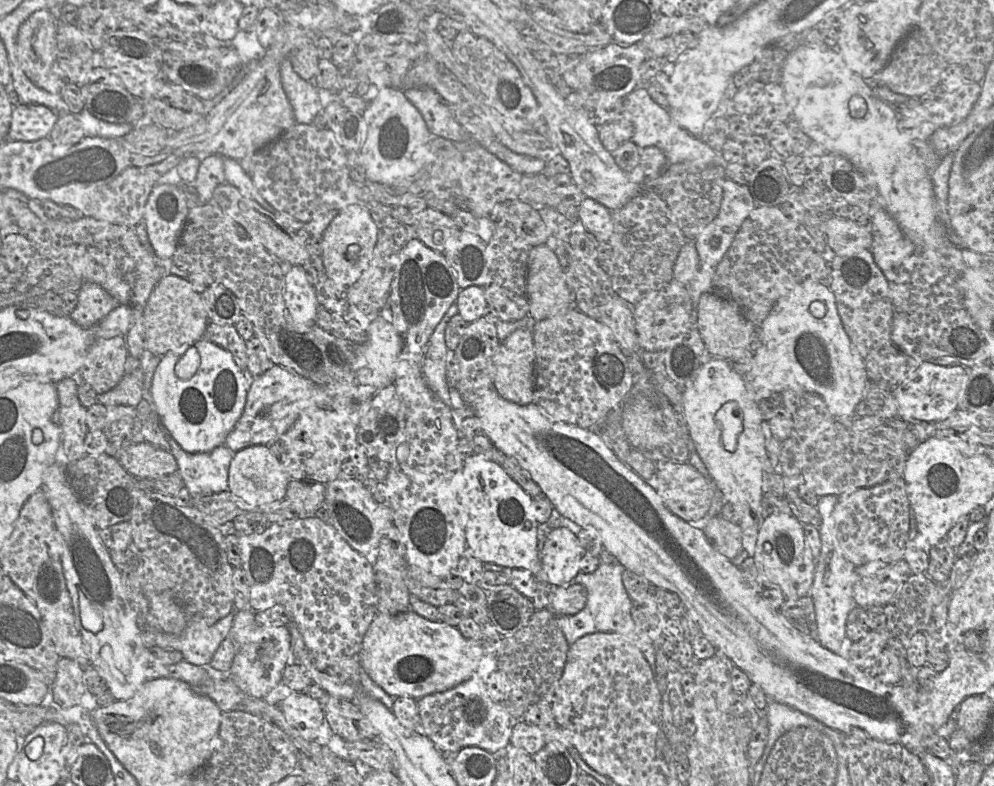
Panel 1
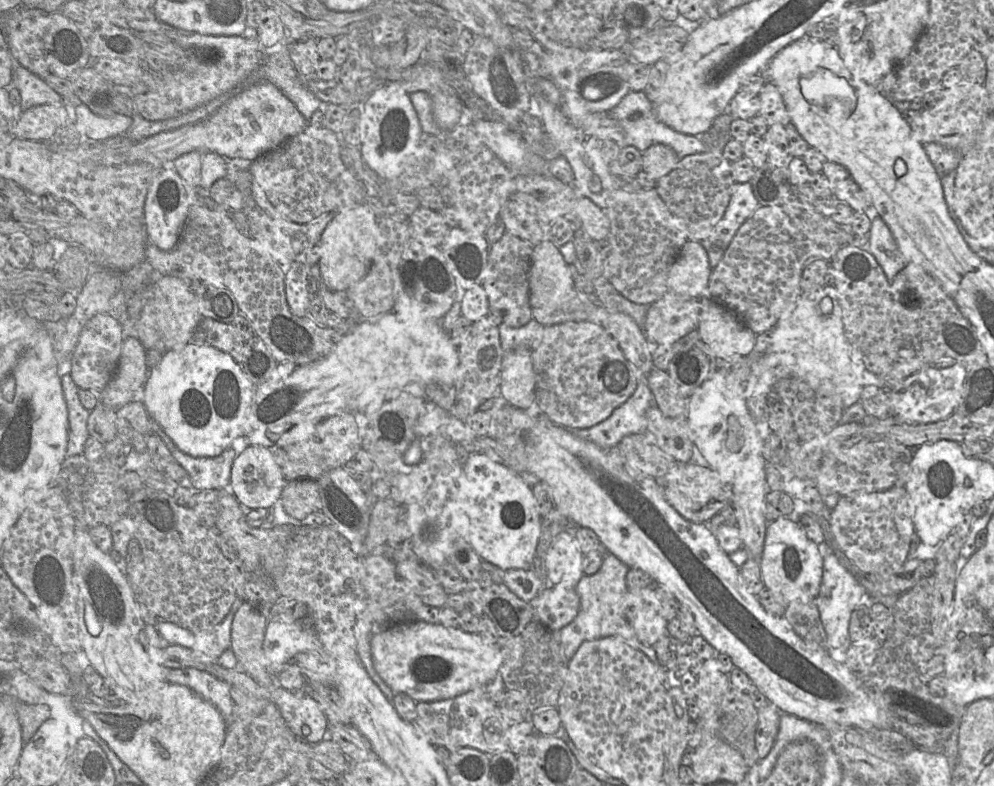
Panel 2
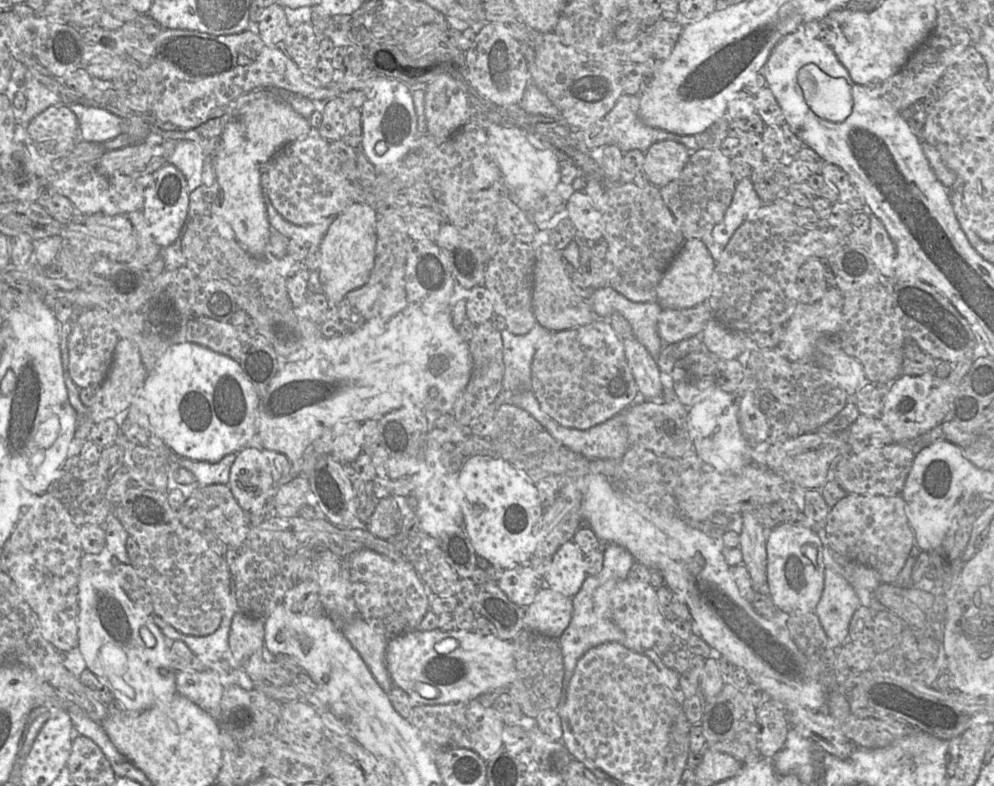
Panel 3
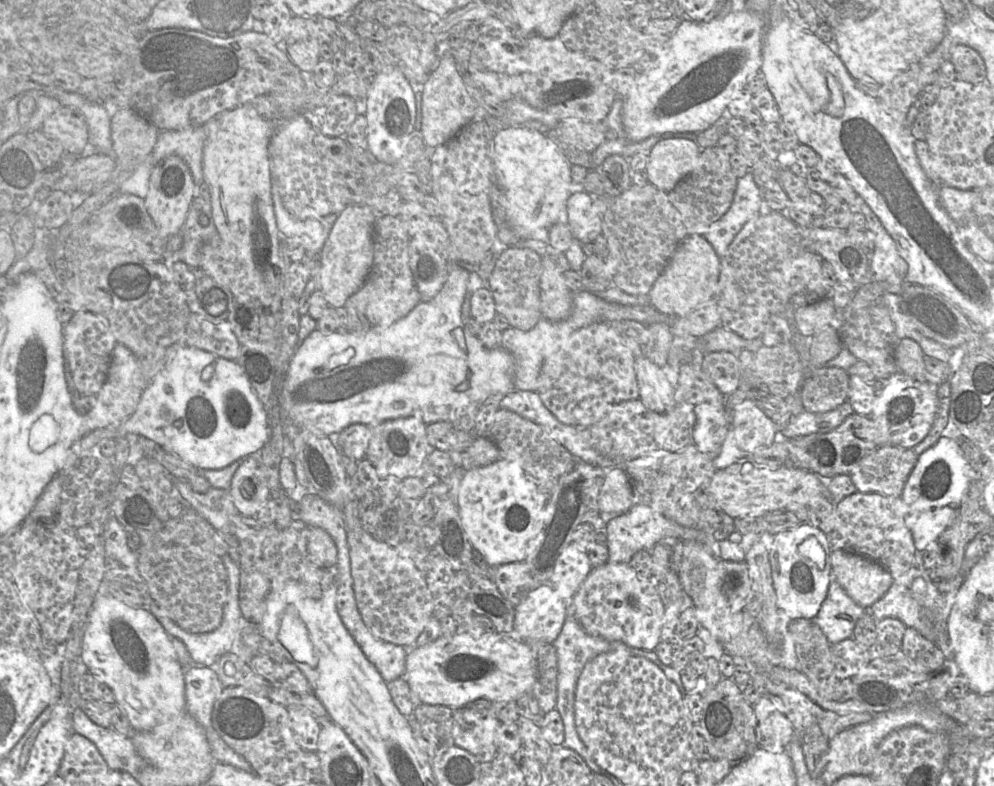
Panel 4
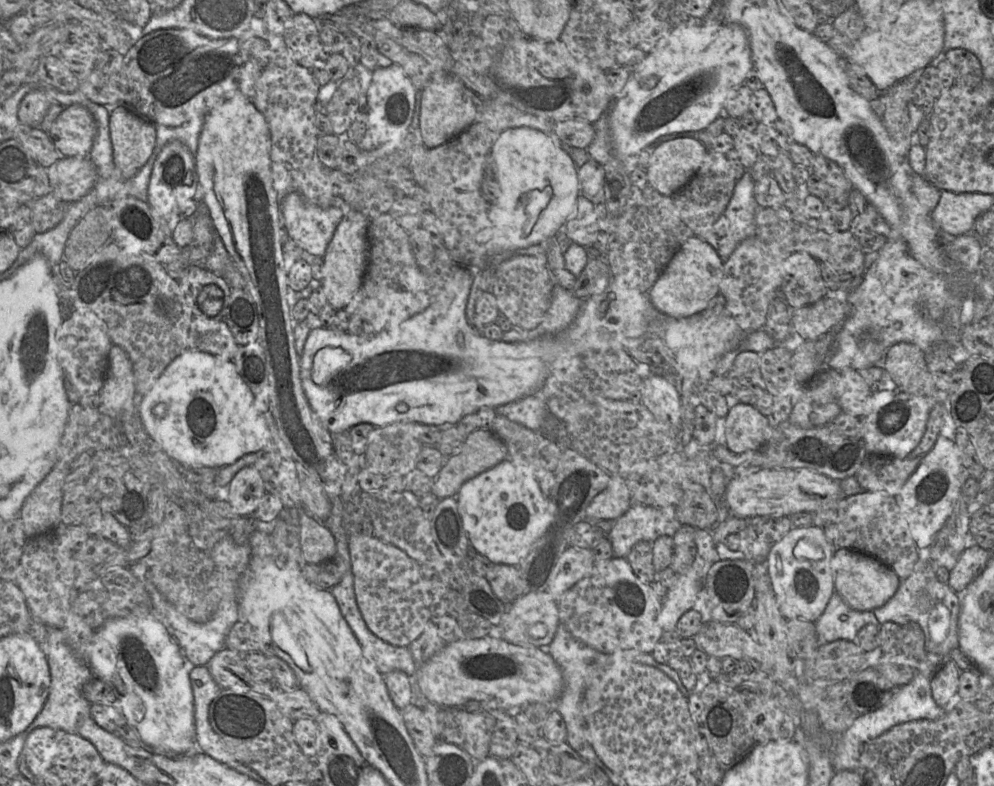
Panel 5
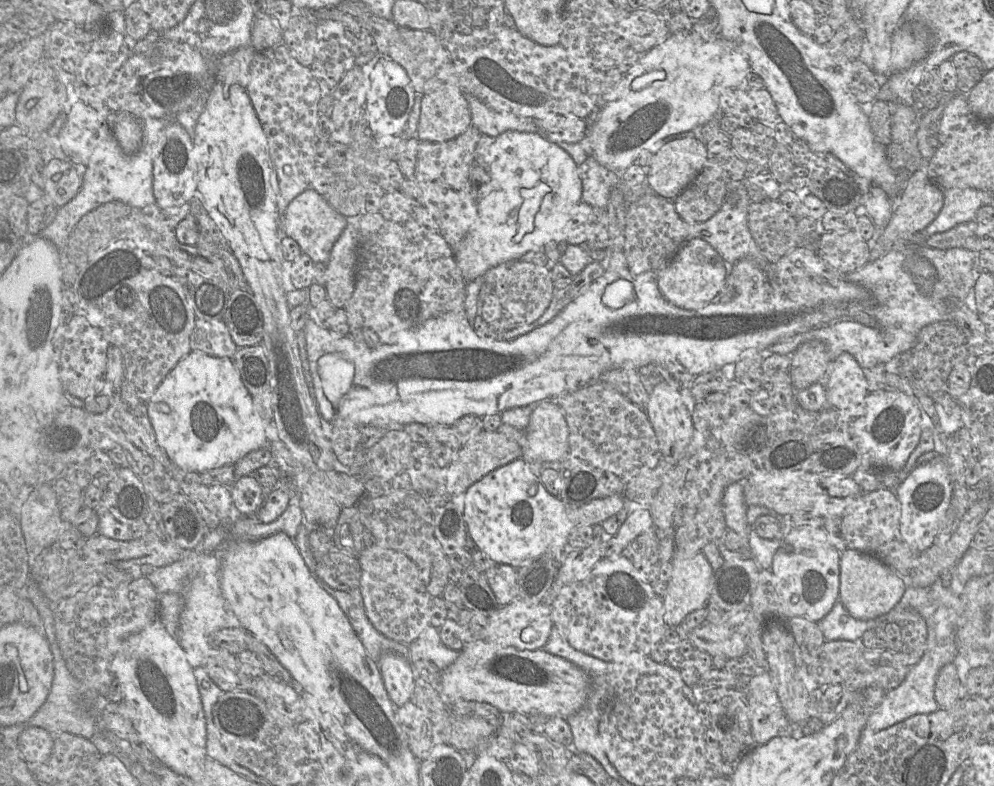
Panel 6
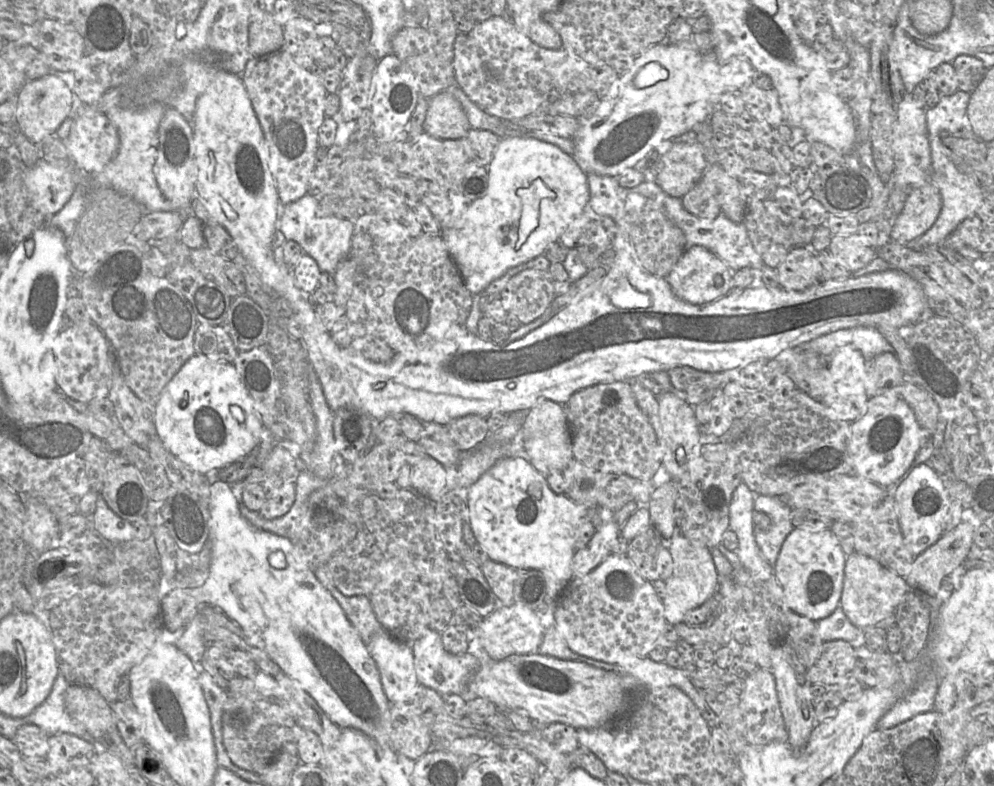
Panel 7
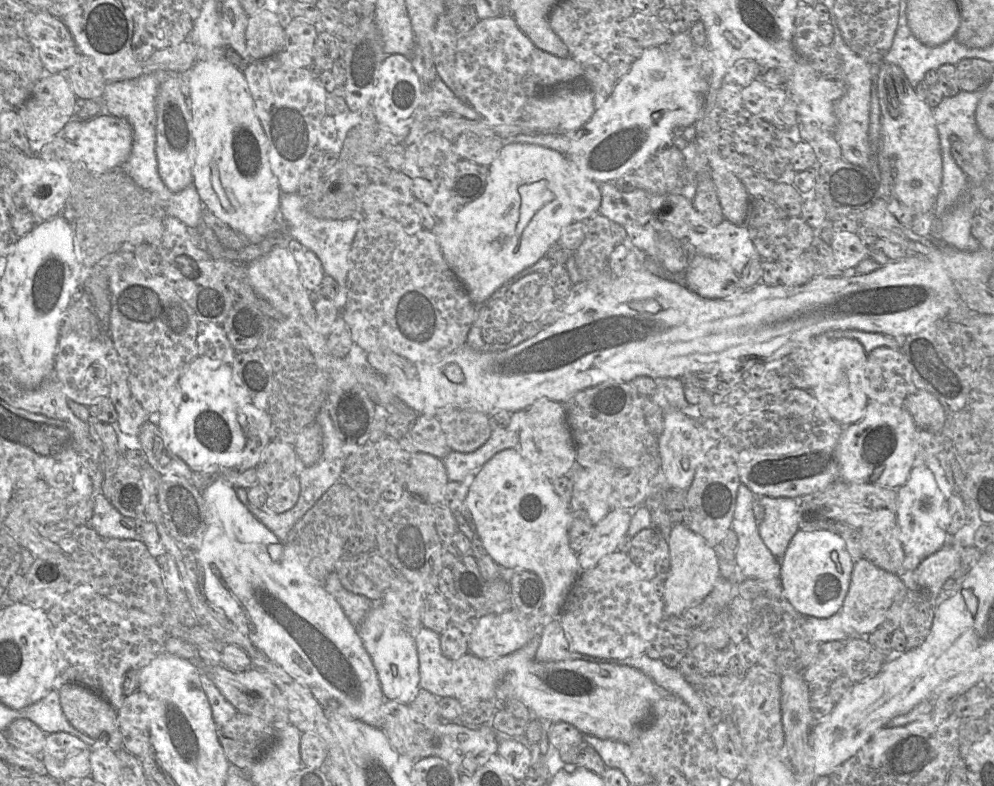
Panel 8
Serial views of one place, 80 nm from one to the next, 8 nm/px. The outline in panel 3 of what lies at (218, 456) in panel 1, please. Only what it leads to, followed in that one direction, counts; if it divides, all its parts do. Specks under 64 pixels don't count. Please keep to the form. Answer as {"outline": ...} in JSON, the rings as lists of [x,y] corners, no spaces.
{"outline":[[[162,439],[160,441],[175,456],[179,466],[192,472],[198,486],[208,486],[212,484],[224,484],[229,486],[230,471],[236,459],[236,453],[228,454],[216,463],[194,461],[176,455]]]}

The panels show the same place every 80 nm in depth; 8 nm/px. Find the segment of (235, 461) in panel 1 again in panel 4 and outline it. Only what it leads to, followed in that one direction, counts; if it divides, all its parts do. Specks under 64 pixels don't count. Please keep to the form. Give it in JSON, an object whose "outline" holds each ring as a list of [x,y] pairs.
{"outline":[[[252,456],[242,460],[229,488],[233,503],[243,516],[253,517],[269,498],[268,480],[261,464]]]}

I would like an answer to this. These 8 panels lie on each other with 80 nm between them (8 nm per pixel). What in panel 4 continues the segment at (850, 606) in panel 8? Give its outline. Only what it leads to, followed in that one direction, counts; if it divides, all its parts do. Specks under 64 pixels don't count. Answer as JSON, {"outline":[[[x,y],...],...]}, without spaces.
{"outline":[[[833,550],[831,559],[832,578],[866,610],[869,610],[893,583],[894,578],[884,567],[862,556]]]}

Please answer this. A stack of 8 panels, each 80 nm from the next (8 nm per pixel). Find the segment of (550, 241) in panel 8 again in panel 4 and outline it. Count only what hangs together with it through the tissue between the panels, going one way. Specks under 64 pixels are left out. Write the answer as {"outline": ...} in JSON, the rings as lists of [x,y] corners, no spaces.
{"outline":[[[529,127],[500,128],[493,137],[492,160],[494,178],[503,191],[507,218],[520,236],[530,237],[537,229],[550,228],[557,223],[571,195],[572,165],[555,142],[554,135]]]}

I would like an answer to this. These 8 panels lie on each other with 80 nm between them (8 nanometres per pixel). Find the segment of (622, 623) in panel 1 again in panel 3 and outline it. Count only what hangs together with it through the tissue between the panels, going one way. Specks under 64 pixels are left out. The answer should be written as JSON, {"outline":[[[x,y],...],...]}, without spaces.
{"outline":[[[614,543],[603,544],[603,564],[601,570],[596,575],[587,575],[581,588],[571,597],[572,616],[570,622],[562,634],[557,638],[564,663],[564,694],[578,660],[586,651],[603,643],[618,642],[626,648],[639,652],[649,658],[658,667],[663,675],[663,681],[671,689],[676,698],[676,694],[680,690],[680,674],[674,669],[666,667],[654,648],[642,649],[636,646],[610,619],[609,592],[617,583],[627,578],[628,571],[634,561],[632,555],[625,548]]]}

